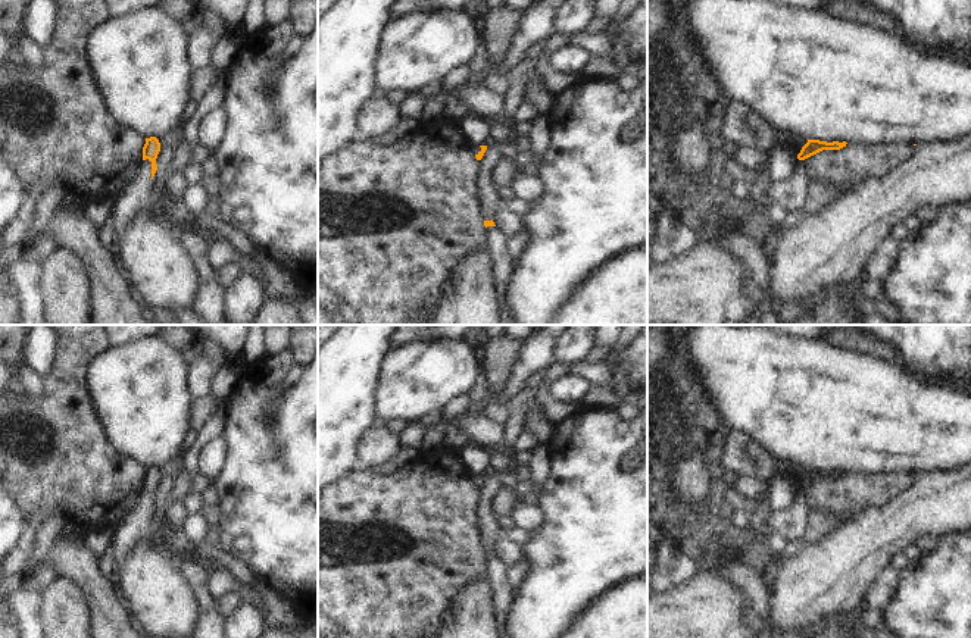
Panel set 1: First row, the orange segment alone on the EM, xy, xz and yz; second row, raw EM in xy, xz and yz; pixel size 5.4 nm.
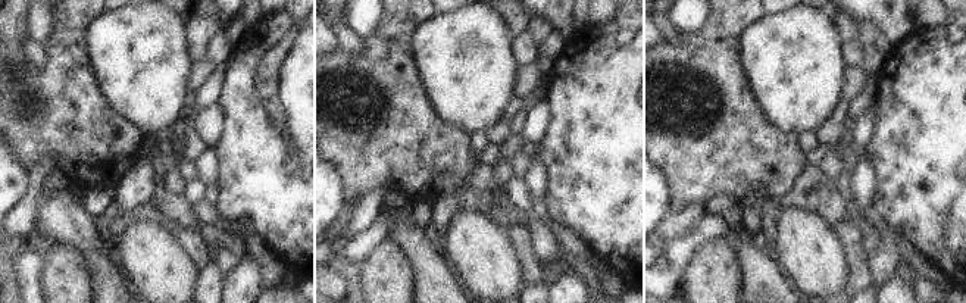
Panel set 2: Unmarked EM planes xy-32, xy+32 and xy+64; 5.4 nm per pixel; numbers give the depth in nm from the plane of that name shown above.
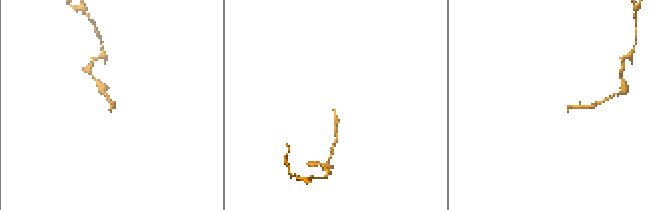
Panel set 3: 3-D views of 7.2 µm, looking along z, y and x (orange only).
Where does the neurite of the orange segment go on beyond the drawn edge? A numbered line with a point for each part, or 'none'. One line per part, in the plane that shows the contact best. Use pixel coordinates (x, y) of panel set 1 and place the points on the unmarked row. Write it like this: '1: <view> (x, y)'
1: xy (139, 522)

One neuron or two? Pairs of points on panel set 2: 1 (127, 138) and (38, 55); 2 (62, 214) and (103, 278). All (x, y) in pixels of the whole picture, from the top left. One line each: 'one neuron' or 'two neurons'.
1: two neurons
2: one neuron

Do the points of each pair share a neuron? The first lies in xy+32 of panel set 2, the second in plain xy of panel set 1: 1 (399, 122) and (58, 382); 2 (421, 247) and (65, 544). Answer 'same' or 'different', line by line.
1: same
2: same

